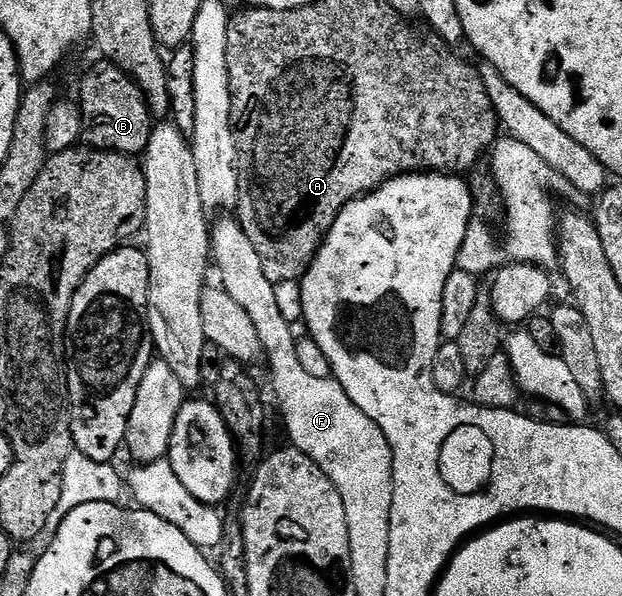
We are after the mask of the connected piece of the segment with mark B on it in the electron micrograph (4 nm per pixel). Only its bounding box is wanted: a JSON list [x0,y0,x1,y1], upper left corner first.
[79,59,155,158]

